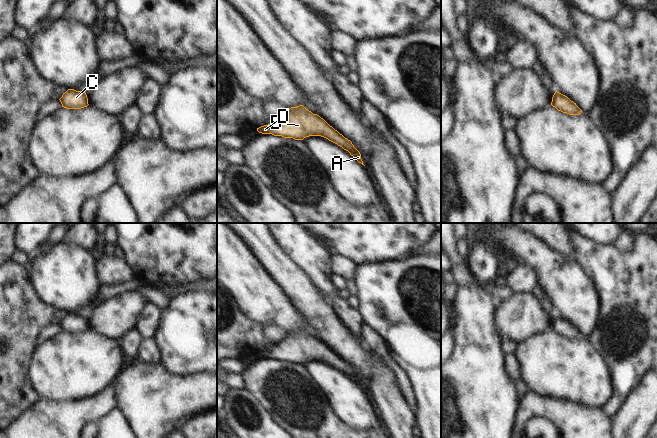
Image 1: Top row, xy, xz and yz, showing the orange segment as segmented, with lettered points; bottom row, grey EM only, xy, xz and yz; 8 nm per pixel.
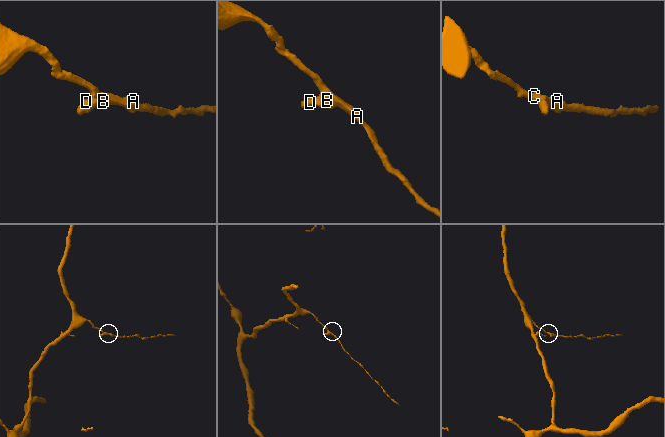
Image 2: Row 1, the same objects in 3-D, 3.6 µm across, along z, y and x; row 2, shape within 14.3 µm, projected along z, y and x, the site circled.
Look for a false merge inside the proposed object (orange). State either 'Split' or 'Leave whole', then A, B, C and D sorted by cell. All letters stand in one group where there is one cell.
Leave whole. Groups: A B C D

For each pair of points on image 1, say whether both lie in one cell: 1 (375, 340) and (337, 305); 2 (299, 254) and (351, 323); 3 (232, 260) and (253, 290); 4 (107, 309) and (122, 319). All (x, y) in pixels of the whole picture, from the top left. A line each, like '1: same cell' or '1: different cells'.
1: different cells
2: same cell
3: same cell
4: same cell

